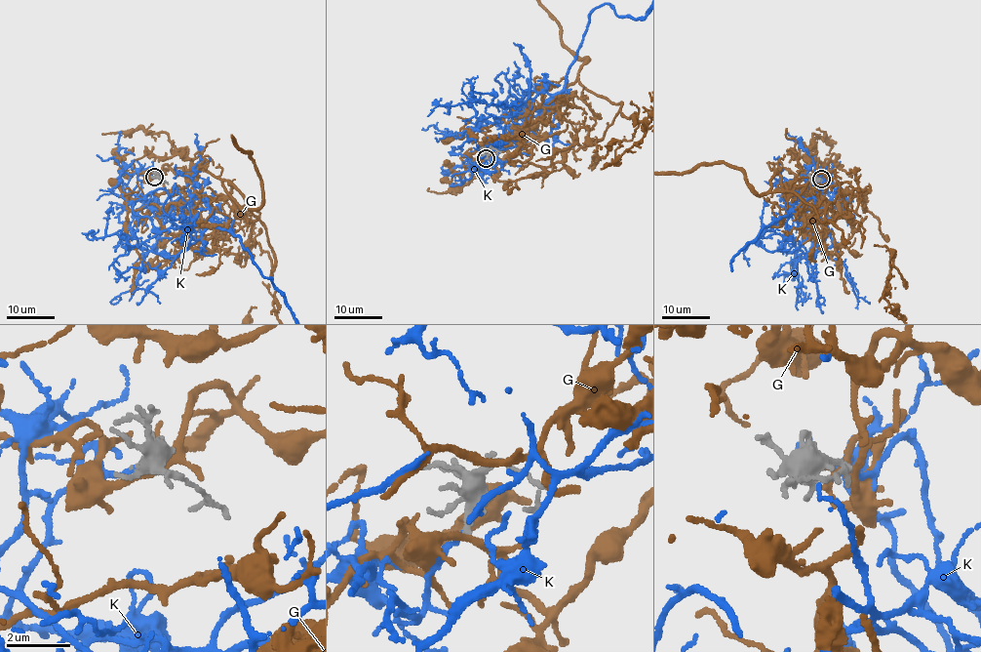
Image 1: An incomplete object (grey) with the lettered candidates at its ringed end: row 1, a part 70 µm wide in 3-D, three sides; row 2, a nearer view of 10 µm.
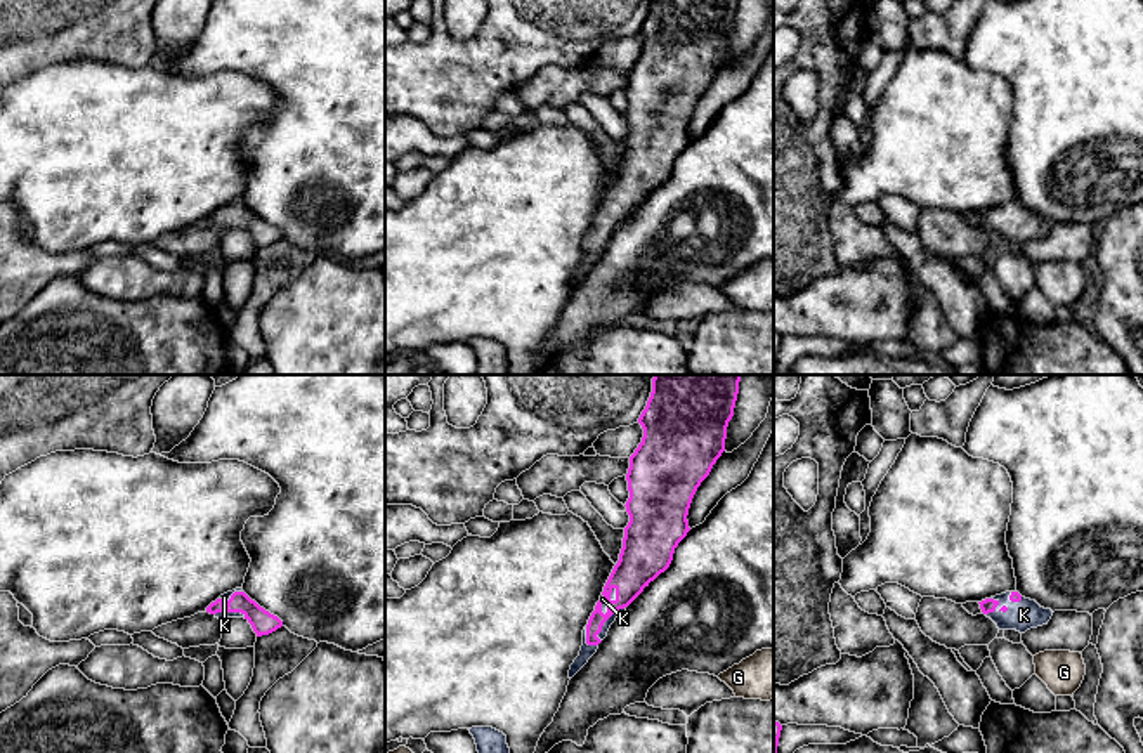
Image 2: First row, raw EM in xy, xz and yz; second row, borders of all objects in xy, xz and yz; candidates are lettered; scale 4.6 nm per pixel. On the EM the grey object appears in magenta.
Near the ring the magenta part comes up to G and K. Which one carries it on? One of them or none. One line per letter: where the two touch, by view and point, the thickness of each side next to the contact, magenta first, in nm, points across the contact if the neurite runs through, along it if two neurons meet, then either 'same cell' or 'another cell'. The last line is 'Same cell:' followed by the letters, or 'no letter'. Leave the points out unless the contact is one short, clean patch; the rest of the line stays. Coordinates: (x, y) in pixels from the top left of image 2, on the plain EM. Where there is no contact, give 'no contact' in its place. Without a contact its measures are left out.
G: no contact; another cell
K: meets magenta in yz at (994, 221); 70 nm thick on the magenta side, 140 nm on the other; runs through yz (987, 217), (994, 221), (1024, 226); same cell
Same cell: K

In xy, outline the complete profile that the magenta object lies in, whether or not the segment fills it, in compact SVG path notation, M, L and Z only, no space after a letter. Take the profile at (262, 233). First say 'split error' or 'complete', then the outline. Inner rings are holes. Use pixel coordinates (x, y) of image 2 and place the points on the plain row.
split error; M243 200L220 206L206 219L220 232L225 229L245 229L257 248L269 246L283 238L283 232L251 212Z

